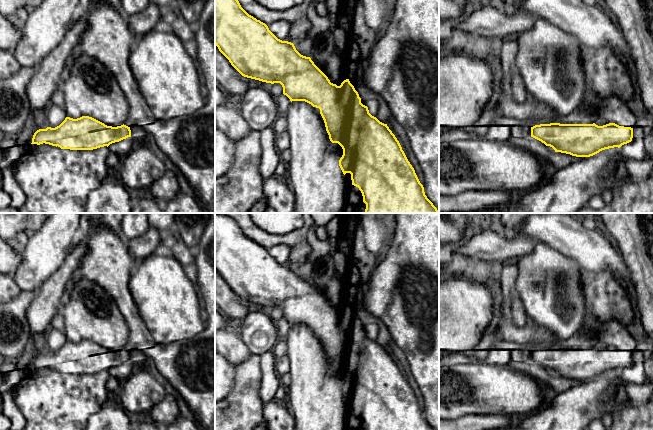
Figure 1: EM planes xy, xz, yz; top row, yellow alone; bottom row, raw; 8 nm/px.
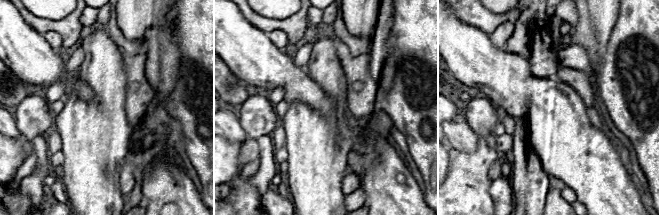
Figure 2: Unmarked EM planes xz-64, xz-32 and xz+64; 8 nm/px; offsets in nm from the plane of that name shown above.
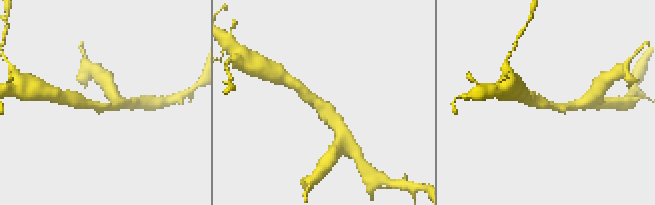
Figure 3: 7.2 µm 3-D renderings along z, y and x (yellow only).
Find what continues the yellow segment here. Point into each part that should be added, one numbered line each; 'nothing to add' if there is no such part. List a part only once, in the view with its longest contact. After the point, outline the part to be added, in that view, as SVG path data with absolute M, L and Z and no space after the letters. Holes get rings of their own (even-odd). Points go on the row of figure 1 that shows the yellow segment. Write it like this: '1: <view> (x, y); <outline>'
nothing to add

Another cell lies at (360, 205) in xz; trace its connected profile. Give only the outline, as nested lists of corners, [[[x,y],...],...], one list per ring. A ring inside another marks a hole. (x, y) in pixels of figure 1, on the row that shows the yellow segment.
[[[363,201],[356,202],[345,213],[364,213],[366,204]]]

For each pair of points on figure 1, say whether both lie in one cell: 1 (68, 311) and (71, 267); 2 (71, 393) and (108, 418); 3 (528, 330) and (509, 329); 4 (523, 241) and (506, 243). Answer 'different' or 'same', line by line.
1: different
2: different
3: same
4: same

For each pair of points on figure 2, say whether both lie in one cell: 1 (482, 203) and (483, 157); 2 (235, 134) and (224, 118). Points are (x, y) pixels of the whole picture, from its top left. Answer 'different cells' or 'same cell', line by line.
1: same cell
2: same cell

